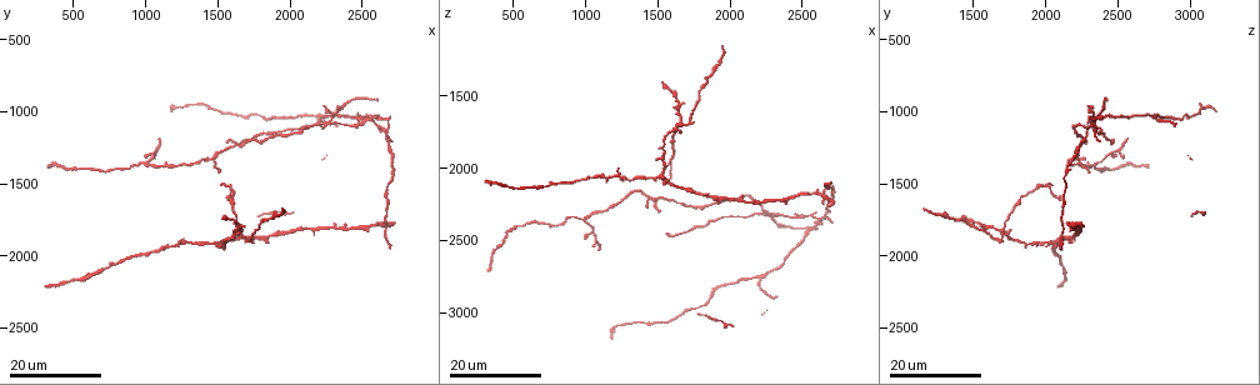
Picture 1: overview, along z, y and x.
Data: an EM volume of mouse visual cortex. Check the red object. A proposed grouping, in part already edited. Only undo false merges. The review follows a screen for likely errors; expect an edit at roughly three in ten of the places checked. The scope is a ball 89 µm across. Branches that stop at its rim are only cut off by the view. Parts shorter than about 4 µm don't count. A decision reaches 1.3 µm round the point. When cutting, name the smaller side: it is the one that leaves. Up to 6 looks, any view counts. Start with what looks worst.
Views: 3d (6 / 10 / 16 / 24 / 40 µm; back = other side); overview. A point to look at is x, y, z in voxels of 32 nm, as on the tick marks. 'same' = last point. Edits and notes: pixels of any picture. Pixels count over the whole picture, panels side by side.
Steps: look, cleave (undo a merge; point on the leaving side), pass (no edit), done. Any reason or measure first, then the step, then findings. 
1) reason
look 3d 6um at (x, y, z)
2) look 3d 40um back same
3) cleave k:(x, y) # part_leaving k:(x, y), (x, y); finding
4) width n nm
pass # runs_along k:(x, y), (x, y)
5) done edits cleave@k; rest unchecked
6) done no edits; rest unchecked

three arms meet
look 3d 24um at (1000, 1360, 2360)

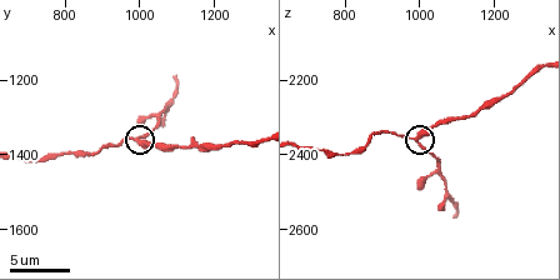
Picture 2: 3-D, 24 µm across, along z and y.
closer look
look 3d 6um at (990, 1360, 2350)

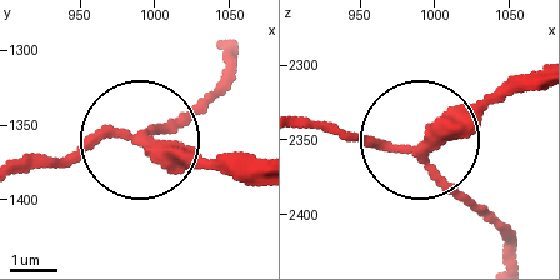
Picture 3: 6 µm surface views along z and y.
arms 3
pass # continuous, no second cell

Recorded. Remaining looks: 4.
arms part here
look 3d 16um at (2200, 1040, 2780)

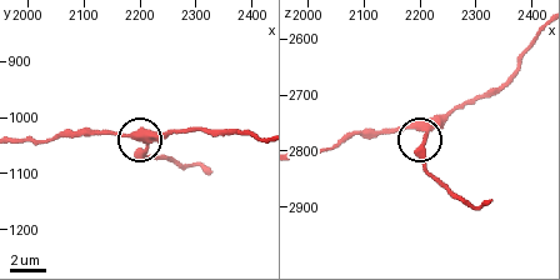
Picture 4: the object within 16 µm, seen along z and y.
look 3d 6um at (2210, 1040, 2765)

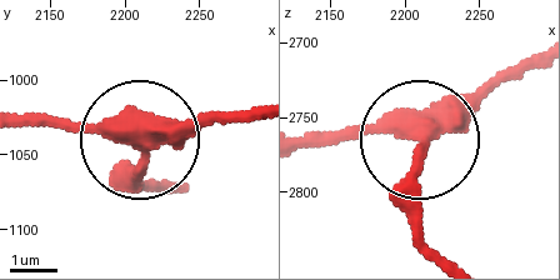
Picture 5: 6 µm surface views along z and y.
arms 3
pass # runs_along 5:(536, 55), (420, 131), (416, 250); continuous, no second cell

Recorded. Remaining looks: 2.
done no edits; rest unchecked

